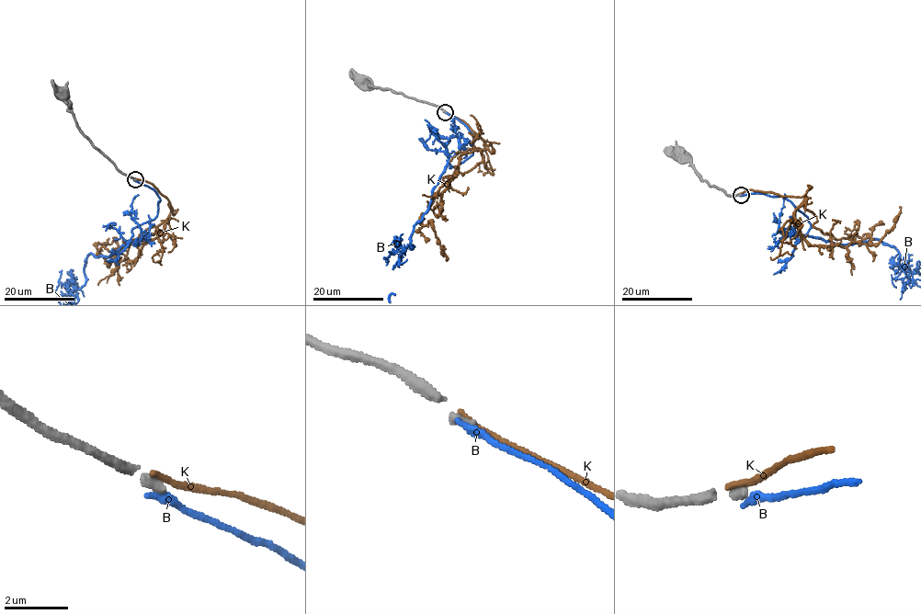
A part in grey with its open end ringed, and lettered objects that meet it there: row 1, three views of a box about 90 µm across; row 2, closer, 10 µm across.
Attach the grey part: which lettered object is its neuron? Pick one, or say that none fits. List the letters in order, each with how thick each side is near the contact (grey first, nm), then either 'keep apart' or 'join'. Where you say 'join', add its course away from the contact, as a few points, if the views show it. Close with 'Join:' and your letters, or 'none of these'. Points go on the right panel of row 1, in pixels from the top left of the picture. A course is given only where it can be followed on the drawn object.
B: 280/280 nm | keep apart
K: 280/170 nm | keep apart
Join: none of these

